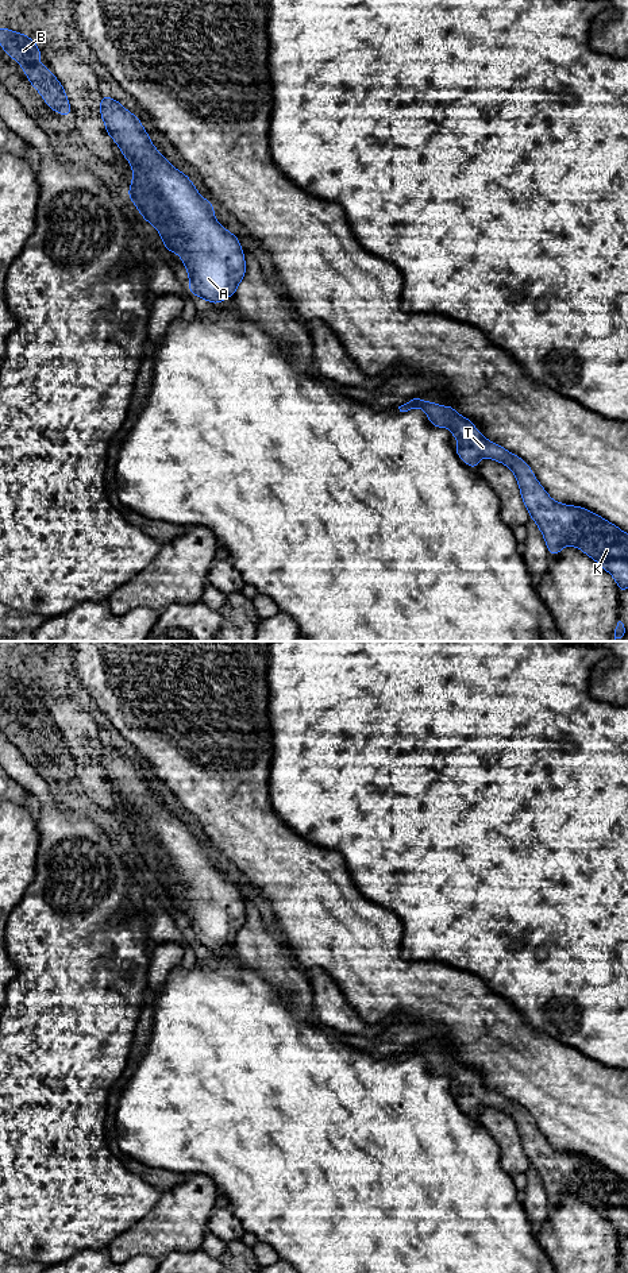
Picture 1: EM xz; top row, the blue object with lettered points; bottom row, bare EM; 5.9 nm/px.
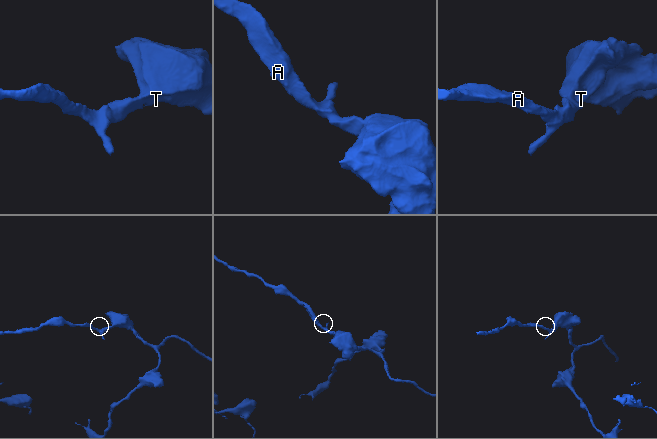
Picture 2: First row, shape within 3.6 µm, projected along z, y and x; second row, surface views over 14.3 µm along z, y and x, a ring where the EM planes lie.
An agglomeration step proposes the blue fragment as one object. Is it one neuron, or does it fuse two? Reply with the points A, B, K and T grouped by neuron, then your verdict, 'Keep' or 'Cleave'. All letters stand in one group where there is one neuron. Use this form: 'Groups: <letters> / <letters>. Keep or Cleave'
Groups: A B K T. Keep

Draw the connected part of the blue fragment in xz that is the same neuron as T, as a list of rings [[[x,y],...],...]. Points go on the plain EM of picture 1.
[[[415,1044],[407,1052],[398,1054],[400,1060],[420,1056],[427,1061],[428,1069],[435,1076],[450,1076],[451,1085],[456,1085],[459,1091],[454,1095],[456,1103],[470,1115],[477,1116],[481,1106],[489,1106],[509,1115],[517,1129],[523,1152],[529,1165],[540,1177],[551,1206],[556,1204],[565,1193],[577,1195],[589,1206],[597,1210],[606,1220],[609,1220],[623,1241],[628,1237],[628,1181],[623,1180],[614,1172],[604,1165],[574,1153],[565,1153],[554,1149],[546,1137],[539,1131],[528,1111],[520,1104],[509,1100],[504,1095],[488,1088],[475,1075],[473,1068],[461,1064],[451,1053],[439,1054],[438,1050],[421,1049],[420,1044]]]

